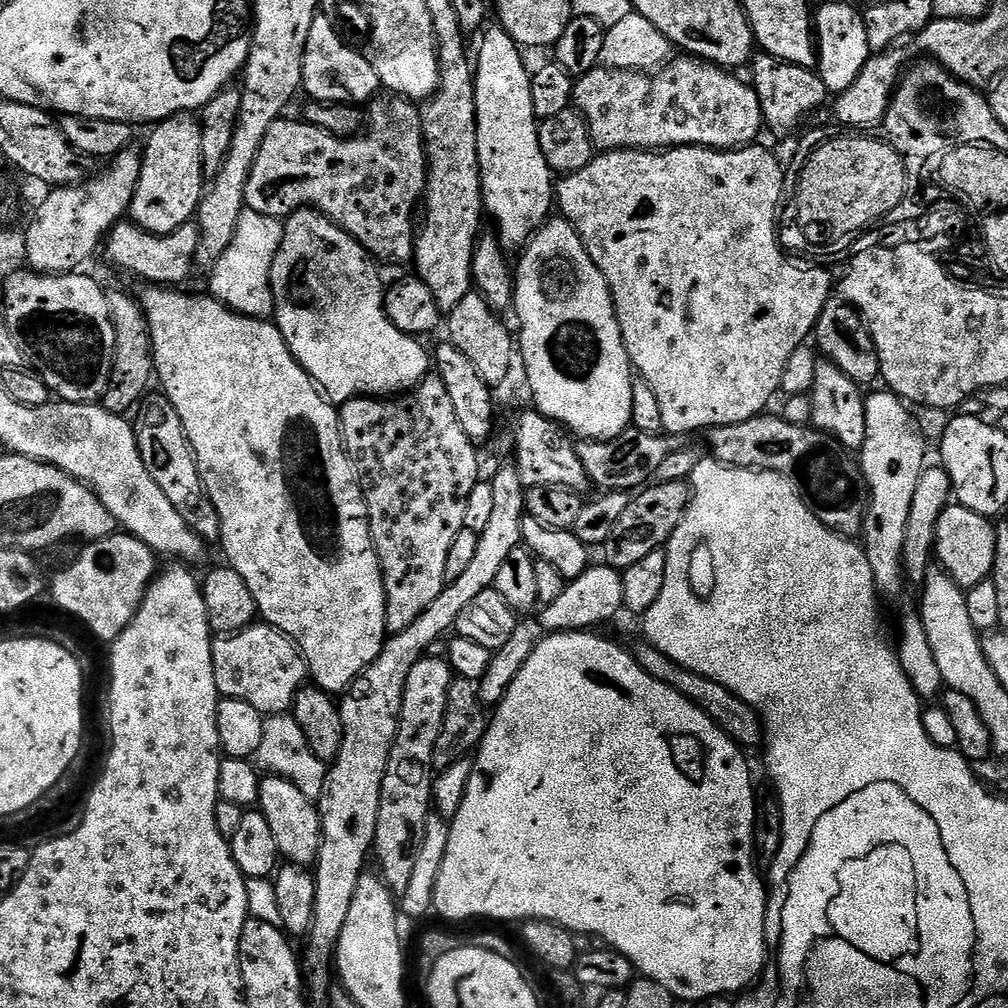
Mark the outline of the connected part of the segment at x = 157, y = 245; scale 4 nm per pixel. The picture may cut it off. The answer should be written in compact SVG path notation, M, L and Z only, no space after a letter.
M121 222L112 227L112 231L106 237L106 248L108 244L108 260L116 268L121 268L124 272L129 272L132 276L137 276L140 280L148 280L152 286L180 286L184 279L191 274L194 269L194 261L196 258L196 247L200 241L200 230L195 223L189 222L178 226L178 230L174 230L165 236L155 236L152 232L142 230L138 225L131 222Z

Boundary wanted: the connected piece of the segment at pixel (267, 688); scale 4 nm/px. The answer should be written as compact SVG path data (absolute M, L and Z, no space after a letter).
M263 622L251 624L240 632L217 635L212 641L212 661L221 697L250 702L265 717L287 713L310 676L308 664L295 642Z

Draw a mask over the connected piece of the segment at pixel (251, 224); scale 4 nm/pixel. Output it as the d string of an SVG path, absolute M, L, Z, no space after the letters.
M245 208L238 218L238 230L234 230L230 246L226 246L226 254L222 254L218 262L211 265L211 295L238 315L253 316L259 320L271 317L276 307L272 297L270 270L274 266L278 246L282 246L283 237L284 226L281 221Z

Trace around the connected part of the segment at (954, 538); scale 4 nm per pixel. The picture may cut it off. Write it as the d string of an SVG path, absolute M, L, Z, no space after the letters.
M952 502L938 518L934 556L935 559L940 559L939 567L948 573L950 579L960 588L967 590L991 577L996 553L995 541L996 529L989 517L974 514L974 510Z

